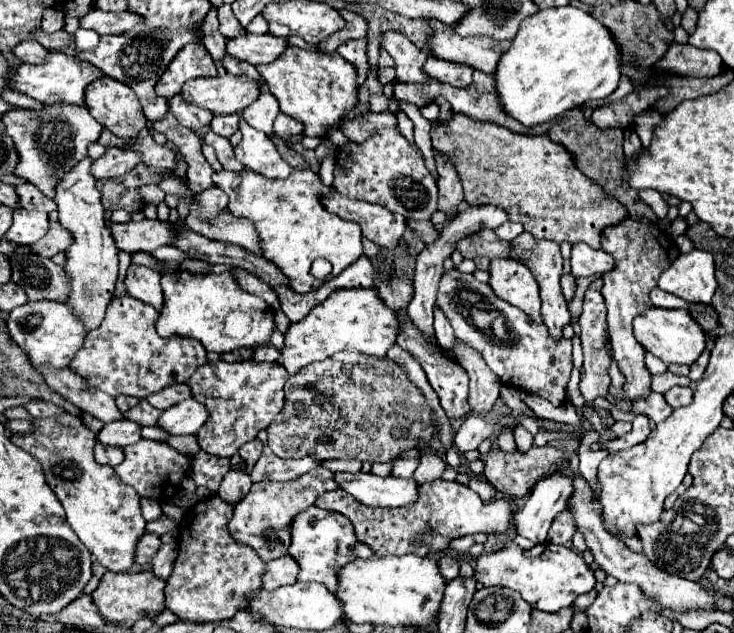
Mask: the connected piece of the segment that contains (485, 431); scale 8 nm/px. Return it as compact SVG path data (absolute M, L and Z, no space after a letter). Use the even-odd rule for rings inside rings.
M465 417L463 425L457 429L455 433L455 447L459 453L465 453L469 449L477 449L479 443L483 439L491 439L494 441L499 433L498 427L499 417L492 418L490 421L485 421L481 417Z

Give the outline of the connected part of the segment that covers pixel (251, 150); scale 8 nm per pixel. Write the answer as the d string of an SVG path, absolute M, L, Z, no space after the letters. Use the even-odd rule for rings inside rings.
M239 115L239 131L243 133L243 139L235 147L235 157L247 169L253 169L265 177L275 177L275 179L289 177L291 167L281 159L273 141L267 135L263 135L261 131L247 127L247 123L243 123L241 115Z

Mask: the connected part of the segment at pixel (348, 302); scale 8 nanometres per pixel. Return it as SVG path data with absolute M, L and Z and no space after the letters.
M337 289L323 303L315 305L311 313L299 321L291 323L285 333L285 347L281 349L279 363L295 375L309 363L323 361L339 351L359 351L375 357L385 357L387 351L397 345L399 319L375 289Z

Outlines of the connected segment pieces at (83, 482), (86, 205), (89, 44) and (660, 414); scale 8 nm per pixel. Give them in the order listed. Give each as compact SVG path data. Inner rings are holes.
M15 407L5 411L7 419L29 419L39 429L27 435L15 433L11 441L39 459L45 469L47 483L57 493L65 507L67 521L79 535L83 545L97 557L97 561L115 573L127 573L135 565L137 543L145 533L147 521L141 515L141 497L133 487L123 485L113 467L99 465L93 459L95 433L85 427L81 417L61 415L49 419L33 419L29 413L15 413Z
M87 157L83 163L77 163L75 169L67 171L67 175L55 187L55 201L59 205L59 223L75 237L75 243L67 249L65 263L65 269L73 279L67 303L89 329L95 329L103 321L105 309L113 299L119 273L119 249L115 247L115 241L111 239L111 233L105 225L105 209L101 205L101 193L95 187L95 177L91 175L91 167L93 159Z
M77 29L75 33L75 53L79 51L91 51L99 45L99 35L97 31L89 31L89 29Z
M651 393L645 401L639 401L639 403L635 401L631 405L631 411L633 413L645 413L655 423L661 423L663 419L667 419L673 413L673 409L667 405L667 401L663 399L663 395L659 395L659 393Z

